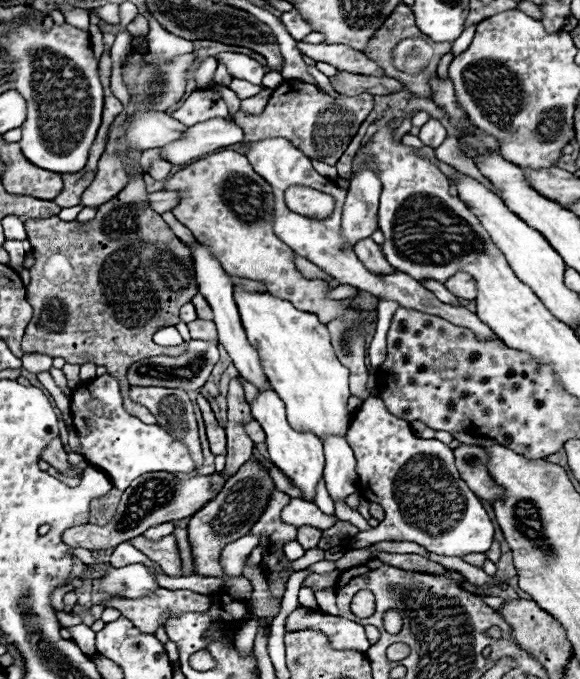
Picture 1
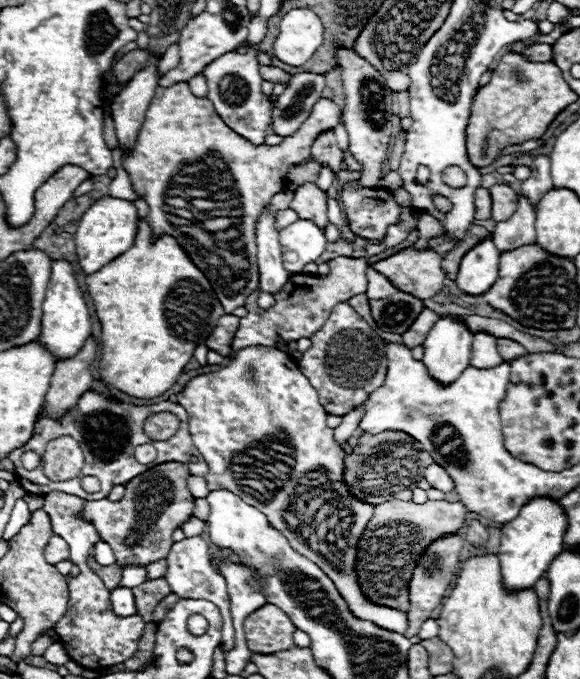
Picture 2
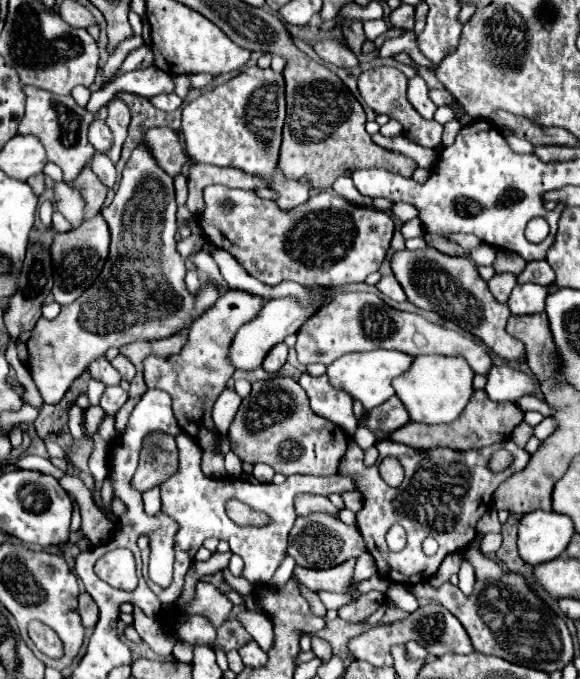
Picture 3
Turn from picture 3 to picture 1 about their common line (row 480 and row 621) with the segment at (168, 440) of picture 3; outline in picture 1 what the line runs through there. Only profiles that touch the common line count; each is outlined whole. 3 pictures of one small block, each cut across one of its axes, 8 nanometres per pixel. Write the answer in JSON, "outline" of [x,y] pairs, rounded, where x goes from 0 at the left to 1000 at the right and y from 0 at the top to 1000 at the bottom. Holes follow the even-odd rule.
{"outline":[[[272,866],[248,881],[210,881],[193,878],[172,887],[179,895],[200,895],[207,904],[234,919],[238,928],[252,934],[266,934],[272,922],[279,922],[283,910],[293,901],[317,901],[317,898],[359,898],[362,881],[338,875],[331,869],[286,869]]]}

